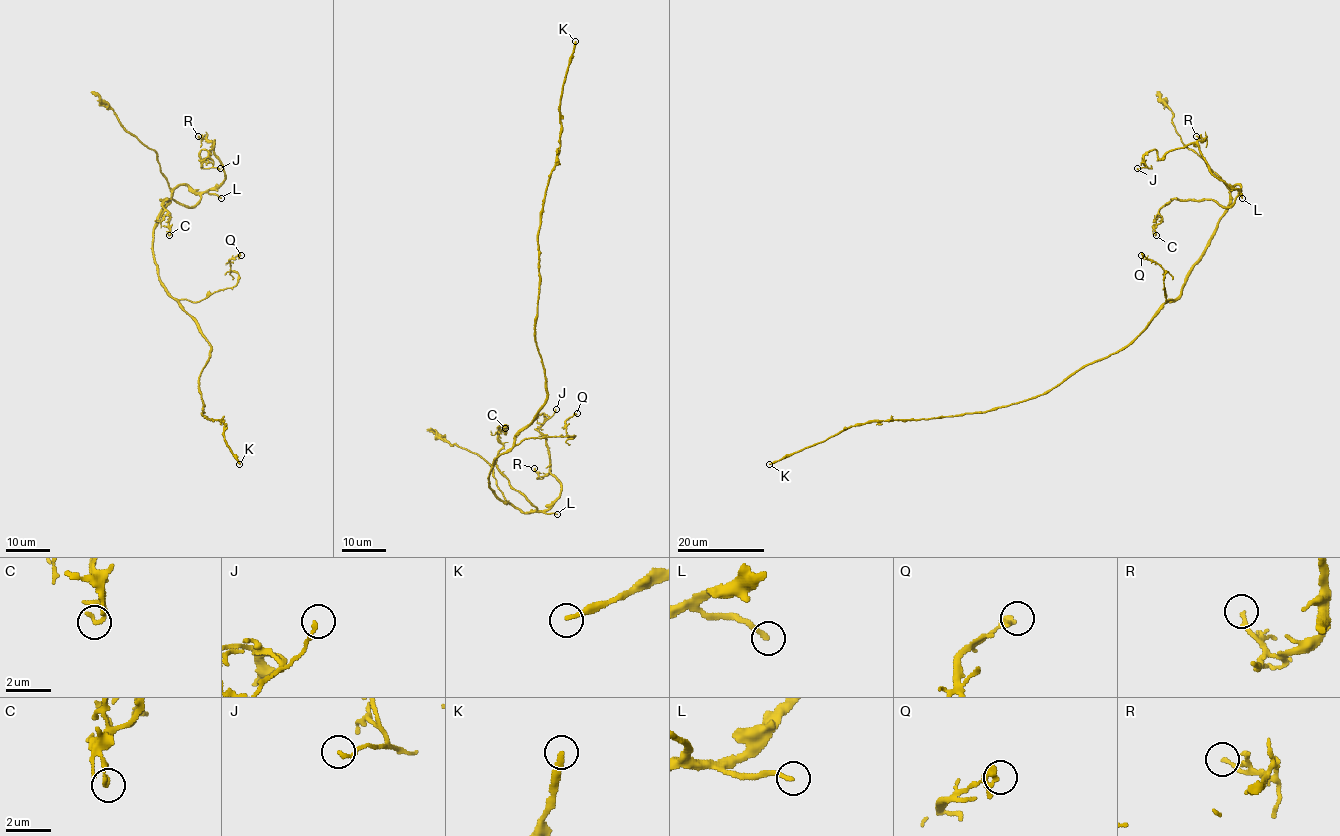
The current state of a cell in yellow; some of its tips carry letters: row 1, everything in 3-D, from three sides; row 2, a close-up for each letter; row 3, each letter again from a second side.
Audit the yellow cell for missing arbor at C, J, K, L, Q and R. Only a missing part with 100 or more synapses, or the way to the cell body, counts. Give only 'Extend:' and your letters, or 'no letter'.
Extend: K

